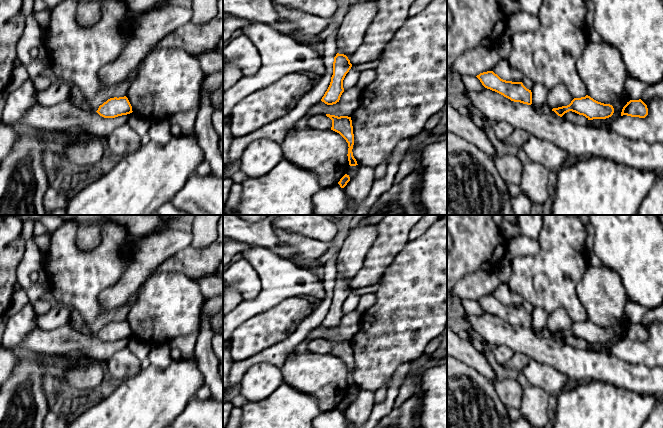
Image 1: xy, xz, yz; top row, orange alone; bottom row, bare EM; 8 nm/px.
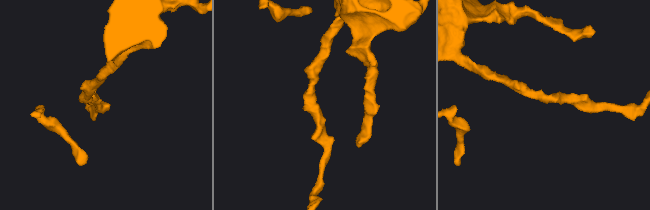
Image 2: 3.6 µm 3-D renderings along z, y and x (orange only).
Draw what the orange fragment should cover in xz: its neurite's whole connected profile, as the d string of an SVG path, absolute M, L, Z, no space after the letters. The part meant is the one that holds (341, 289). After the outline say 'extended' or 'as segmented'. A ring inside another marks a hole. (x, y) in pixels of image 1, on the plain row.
M339 277L336 278L333 286L333 299L331 301L331 306L321 323L322 326L327 329L333 329L339 326L340 321L344 316L343 304L351 291L352 288L346 279Z; as segmented

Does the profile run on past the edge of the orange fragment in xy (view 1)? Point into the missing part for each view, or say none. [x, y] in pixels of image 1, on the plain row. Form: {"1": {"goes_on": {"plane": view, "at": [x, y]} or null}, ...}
{"1": {"goes_on": null}}

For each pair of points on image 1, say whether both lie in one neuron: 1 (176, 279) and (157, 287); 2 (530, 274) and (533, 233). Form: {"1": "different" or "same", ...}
{"1": "same", "2": "different"}

